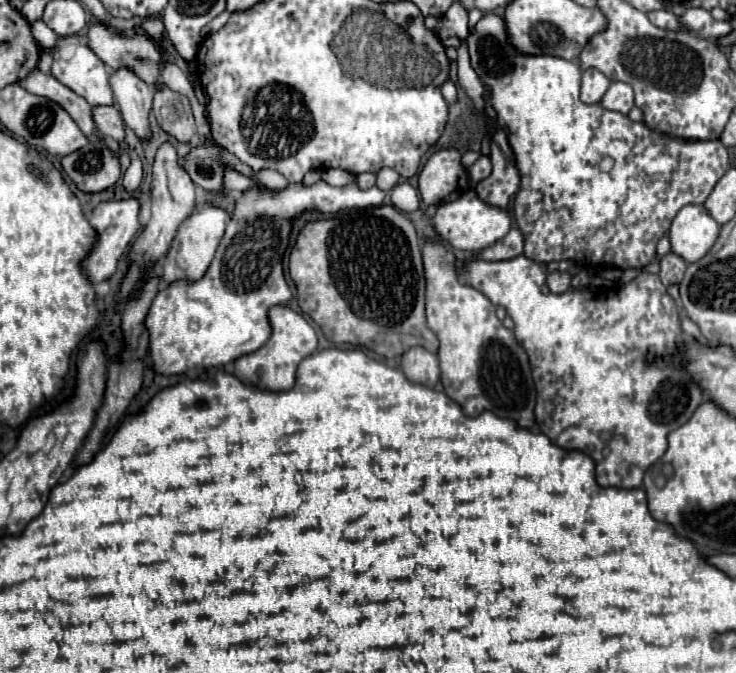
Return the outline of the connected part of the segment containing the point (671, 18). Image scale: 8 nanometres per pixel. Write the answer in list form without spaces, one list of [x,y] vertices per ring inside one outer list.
[[[649,11],[647,17],[649,17],[649,21],[653,25],[659,25],[661,29],[681,29],[681,25],[677,21],[677,15],[673,15],[673,13],[667,13],[667,11]]]

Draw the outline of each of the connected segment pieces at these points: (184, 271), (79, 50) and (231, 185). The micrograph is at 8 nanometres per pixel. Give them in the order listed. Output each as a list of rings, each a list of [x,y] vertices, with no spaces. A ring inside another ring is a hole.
[[[203,203],[201,207],[195,207],[195,211],[179,225],[177,235],[171,243],[169,253],[163,259],[161,265],[161,277],[171,283],[171,281],[179,281],[179,279],[199,279],[203,277],[203,273],[207,271],[207,265],[211,265],[215,249],[225,233],[225,219],[227,219],[227,211],[223,207],[217,207],[213,203]]]
[[[67,35],[59,37],[57,45],[51,49],[53,55],[53,77],[67,85],[71,91],[79,93],[83,99],[87,99],[89,105],[111,105],[113,93],[109,85],[109,67],[91,51],[91,47],[85,43],[83,37]]]
[[[225,165],[225,171],[223,171],[223,189],[225,189],[227,193],[229,193],[229,191],[241,193],[241,191],[249,189],[251,185],[253,185],[253,181],[251,181],[249,177],[245,177],[245,175],[241,175],[239,171],[235,171],[233,167]]]

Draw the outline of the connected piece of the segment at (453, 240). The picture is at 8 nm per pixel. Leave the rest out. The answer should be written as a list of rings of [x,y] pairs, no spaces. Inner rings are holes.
[[[467,191],[459,199],[439,205],[439,209],[433,217],[433,227],[447,243],[451,243],[459,251],[483,251],[509,233],[511,215],[507,209],[481,201],[475,191]]]

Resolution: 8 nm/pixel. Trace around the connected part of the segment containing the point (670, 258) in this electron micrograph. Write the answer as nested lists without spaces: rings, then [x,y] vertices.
[[[667,253],[665,257],[661,257],[661,271],[659,271],[659,277],[661,277],[663,285],[669,287],[669,285],[673,285],[673,283],[681,283],[685,269],[687,269],[687,263],[685,263],[679,255]]]

